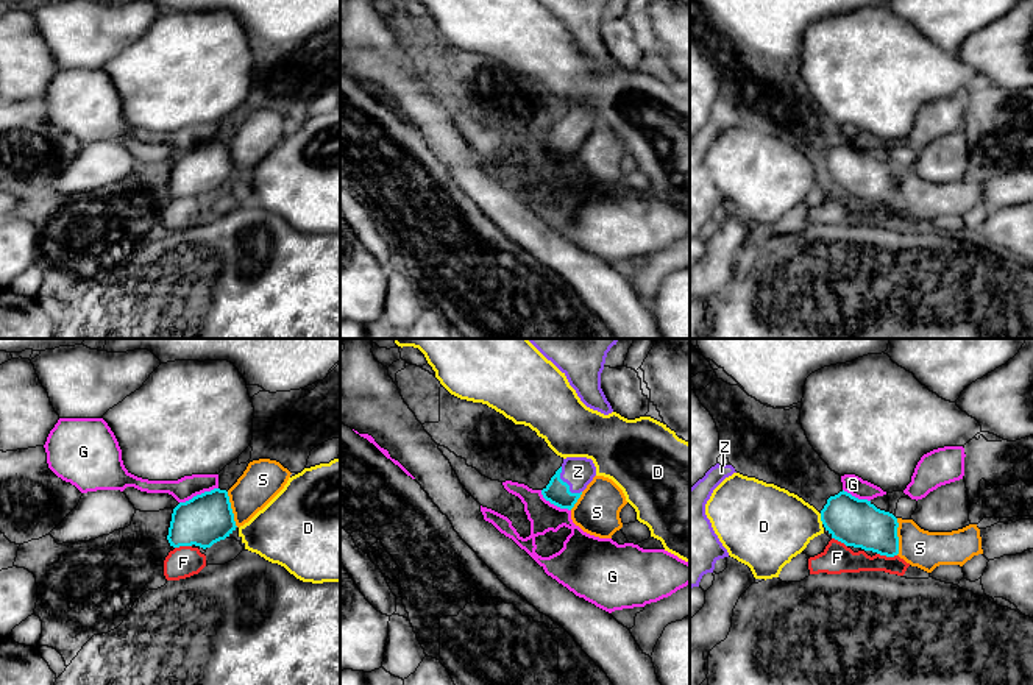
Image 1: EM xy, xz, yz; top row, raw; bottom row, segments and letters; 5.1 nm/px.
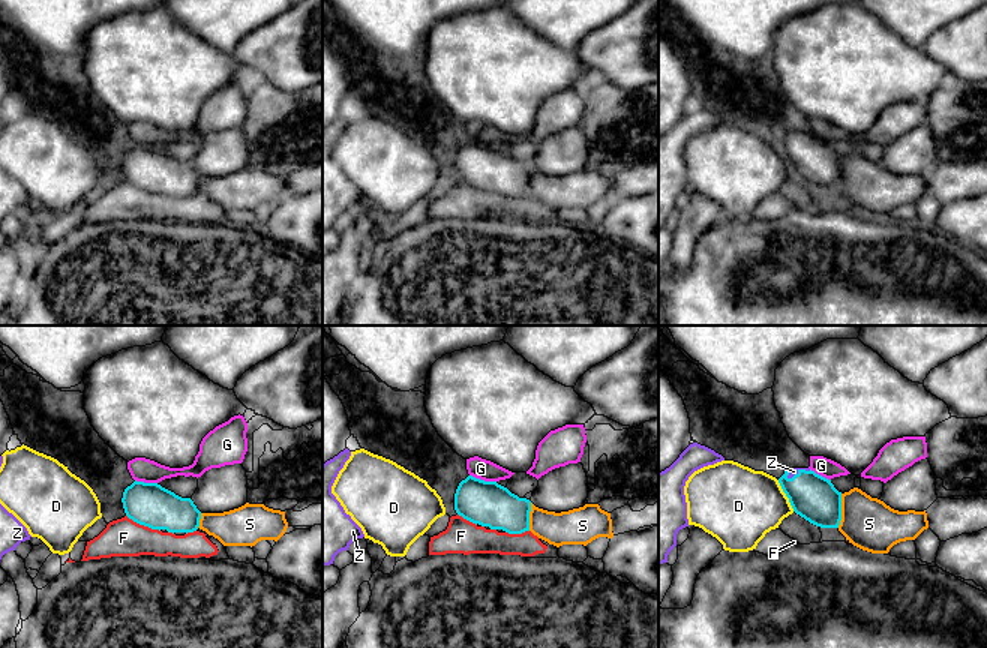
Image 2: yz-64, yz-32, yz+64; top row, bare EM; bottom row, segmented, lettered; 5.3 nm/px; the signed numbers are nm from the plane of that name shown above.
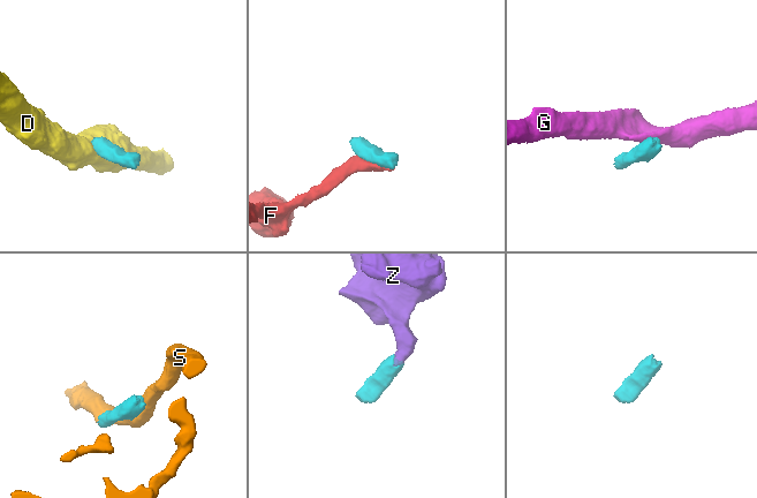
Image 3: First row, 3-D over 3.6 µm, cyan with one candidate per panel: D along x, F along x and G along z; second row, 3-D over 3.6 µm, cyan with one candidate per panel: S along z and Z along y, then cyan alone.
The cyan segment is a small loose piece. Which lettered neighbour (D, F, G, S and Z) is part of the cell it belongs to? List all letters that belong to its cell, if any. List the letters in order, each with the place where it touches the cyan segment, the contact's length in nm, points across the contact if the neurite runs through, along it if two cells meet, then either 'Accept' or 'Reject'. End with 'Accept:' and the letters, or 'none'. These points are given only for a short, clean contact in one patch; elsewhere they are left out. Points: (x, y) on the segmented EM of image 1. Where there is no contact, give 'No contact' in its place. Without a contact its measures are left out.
D: Touches cyan at yz (821, 518). Shared border 60 nm. Boundary: yz (820, 514), (823, 523). Reject
F: Touches cyan at yz (887, 556). Shared border 110 nm. Boundary: yz (877, 553), (896, 556). Reject
G: Touches cyan at xy (198, 495). Shared border 220 nm. Boundary: xy (217, 487), (180, 503). Reject
S: Touches cyan at yz (898, 537). Shared border 190 nm. Reject
Z: Touches cyan at xz (567, 484). Shared border 170 nm. Path across: xz (557, 492), (567, 484), (578, 472). Accept
Accept: Z

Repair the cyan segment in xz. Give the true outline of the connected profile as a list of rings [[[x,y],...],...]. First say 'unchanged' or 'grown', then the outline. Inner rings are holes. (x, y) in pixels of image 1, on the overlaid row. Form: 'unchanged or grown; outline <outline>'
grown; outline [[[566,457],[541,495],[551,504],[571,510],[595,476],[596,467],[591,459]]]

